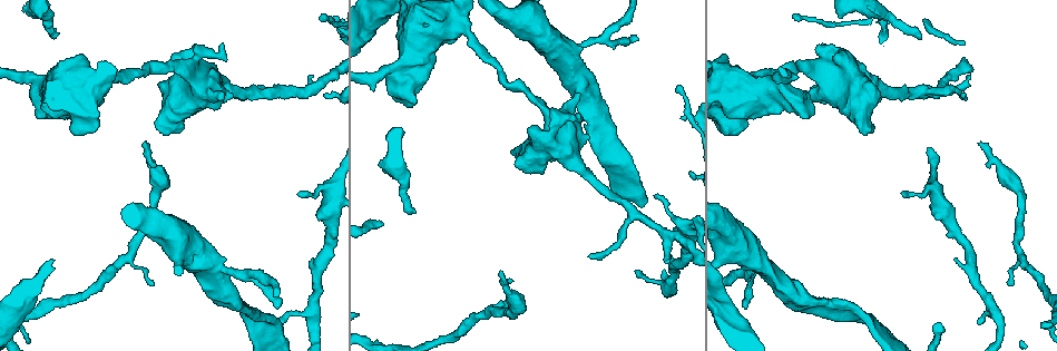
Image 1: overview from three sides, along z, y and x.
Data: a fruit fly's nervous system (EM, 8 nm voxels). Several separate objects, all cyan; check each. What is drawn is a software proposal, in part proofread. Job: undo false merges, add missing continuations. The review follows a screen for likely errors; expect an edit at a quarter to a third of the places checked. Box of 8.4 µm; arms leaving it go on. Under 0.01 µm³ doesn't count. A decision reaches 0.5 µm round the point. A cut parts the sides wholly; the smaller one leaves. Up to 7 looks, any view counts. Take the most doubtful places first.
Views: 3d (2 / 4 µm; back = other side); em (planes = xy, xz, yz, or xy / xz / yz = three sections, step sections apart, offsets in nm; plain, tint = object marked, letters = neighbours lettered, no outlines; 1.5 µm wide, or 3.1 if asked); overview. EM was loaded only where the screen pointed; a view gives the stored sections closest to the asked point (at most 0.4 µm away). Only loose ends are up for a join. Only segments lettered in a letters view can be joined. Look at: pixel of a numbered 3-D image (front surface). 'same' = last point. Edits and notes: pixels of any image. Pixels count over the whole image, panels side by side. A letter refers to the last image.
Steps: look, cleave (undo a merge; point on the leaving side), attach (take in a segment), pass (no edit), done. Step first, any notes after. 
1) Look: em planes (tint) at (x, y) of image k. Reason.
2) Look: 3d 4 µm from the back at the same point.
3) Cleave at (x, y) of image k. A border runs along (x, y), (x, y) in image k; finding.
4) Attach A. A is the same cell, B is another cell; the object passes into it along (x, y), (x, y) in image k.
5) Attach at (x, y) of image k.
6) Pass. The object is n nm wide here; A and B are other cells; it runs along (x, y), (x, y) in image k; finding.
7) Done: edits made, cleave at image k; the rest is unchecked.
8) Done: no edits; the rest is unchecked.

Look: em xz step 8 (tint) at (921, 38) of image 1.

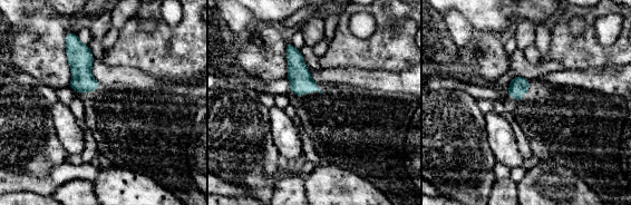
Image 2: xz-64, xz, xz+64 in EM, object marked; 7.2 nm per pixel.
Look: em xz step 8 (letters) at the same point.

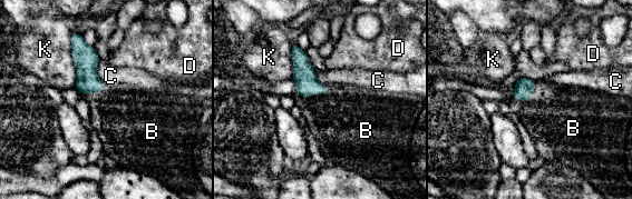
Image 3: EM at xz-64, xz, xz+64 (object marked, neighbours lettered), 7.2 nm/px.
Attach B. B is the same cell, C, D and K are other cells; it goes on there.

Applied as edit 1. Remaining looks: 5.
Look: 3d 4 µm at (500, 270) of image 1.

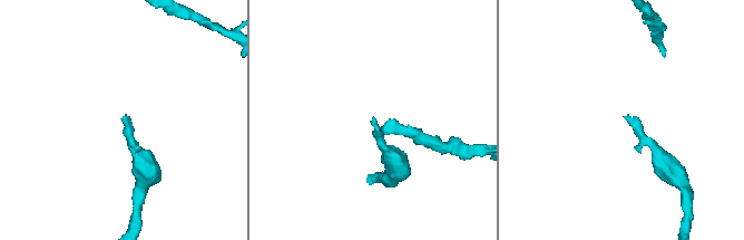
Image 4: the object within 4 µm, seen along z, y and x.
Look: em xz step 4 (letters) at (375, 118) of image 4.

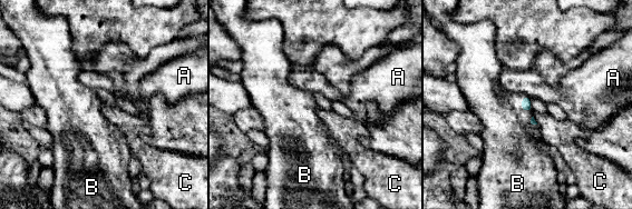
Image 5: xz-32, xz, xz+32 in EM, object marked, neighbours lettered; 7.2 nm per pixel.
Look: em planes (letters) at the same point.

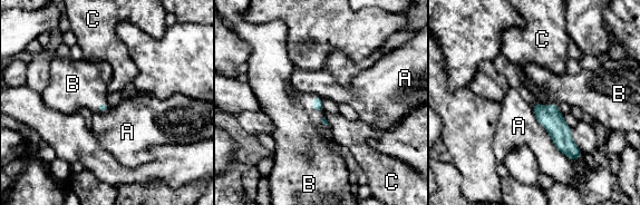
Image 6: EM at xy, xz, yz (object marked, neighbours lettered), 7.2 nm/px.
Attach B. B is the same cell, A and C are other cells; the object passes into it along (318, 106), (313, 107), (296, 124) in image 6; it goes on there.

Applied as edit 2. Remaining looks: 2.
Look: em planes (letters) at (616, 151) of image 1. Touches itself.

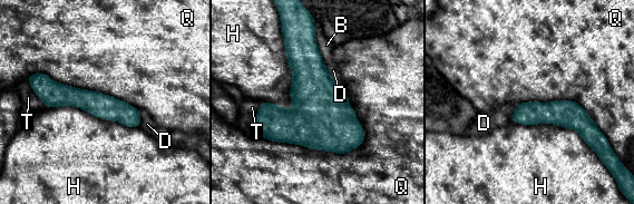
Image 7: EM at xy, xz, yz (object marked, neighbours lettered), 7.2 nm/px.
Pass. B, D, H, Q and T are other cells; a border runs along (32, 74), (139, 109) in image 7; one neuron here.

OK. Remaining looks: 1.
Done: edits made, attach at image 3, attach at image 6; the rest is unchecked.

